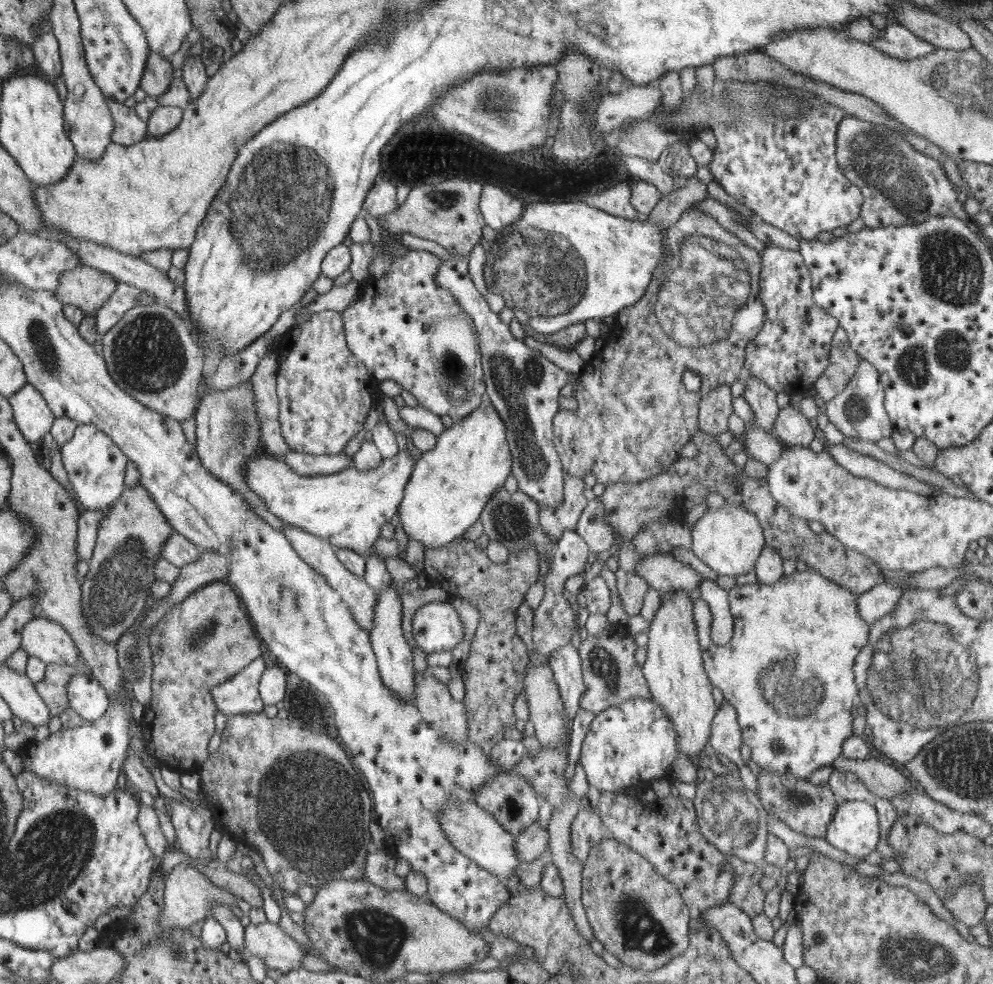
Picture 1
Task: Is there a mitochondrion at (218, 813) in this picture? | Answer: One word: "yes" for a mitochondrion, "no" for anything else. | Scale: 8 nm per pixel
no

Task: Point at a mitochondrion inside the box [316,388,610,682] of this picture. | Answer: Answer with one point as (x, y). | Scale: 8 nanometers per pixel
(509, 521)

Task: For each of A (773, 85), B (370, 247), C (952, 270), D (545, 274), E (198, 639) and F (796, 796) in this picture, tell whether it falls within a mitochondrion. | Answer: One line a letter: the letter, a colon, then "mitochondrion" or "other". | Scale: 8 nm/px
A: other
B: other
C: mitochondrion
D: mitochondrion
E: mitochondrion
F: mitochondrion

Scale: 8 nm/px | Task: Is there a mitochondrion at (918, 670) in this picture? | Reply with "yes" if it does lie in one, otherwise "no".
yes

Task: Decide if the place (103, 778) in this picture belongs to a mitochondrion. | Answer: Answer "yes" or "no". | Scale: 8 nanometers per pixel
no

